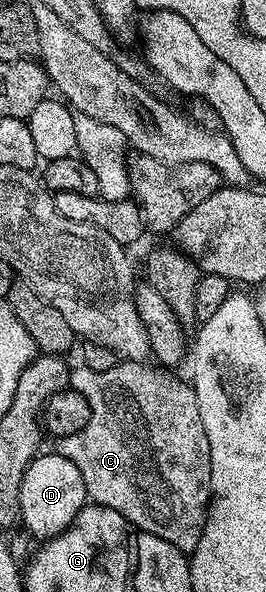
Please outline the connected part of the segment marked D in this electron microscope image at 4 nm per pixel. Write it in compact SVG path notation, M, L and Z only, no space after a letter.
M40 454L30 462L22 478L20 491L20 520L40 542L51 540L53 536L68 529L72 519L84 509L88 500L88 491L82 482L82 474L78 474L78 466L74 466L70 458L51 455Z

